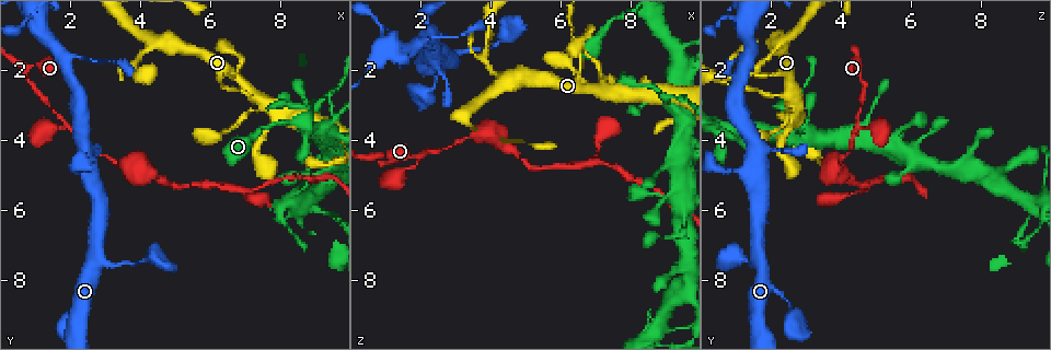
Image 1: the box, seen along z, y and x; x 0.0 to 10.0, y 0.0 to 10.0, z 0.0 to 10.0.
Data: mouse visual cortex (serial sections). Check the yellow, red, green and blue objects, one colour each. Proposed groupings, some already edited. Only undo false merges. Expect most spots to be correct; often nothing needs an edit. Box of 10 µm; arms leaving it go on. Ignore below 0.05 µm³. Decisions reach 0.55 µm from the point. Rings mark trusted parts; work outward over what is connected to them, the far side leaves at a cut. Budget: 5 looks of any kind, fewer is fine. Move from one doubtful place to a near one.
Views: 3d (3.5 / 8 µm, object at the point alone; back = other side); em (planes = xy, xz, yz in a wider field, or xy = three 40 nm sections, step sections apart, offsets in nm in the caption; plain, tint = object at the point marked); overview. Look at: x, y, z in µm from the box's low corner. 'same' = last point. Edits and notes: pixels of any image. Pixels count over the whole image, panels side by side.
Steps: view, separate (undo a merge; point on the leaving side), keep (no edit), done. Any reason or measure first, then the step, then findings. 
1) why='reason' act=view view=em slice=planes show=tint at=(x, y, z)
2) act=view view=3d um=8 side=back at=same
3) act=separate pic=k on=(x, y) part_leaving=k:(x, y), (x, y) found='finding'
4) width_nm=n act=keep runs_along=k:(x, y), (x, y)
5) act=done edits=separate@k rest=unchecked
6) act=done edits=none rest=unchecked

why='looks like a crossing' act=view view=3d um=8 at=(7.25, 2.60, 2.55)

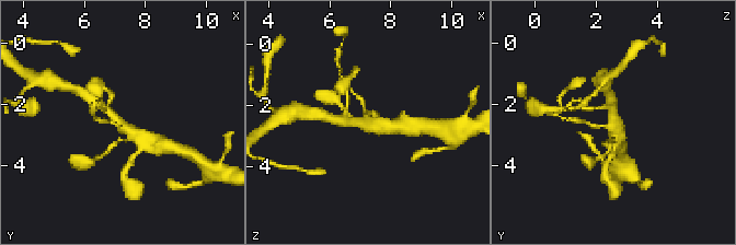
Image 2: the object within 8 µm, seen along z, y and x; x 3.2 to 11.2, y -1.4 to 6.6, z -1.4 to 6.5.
why='closer look' act=view view=3d um=3.5 at=same

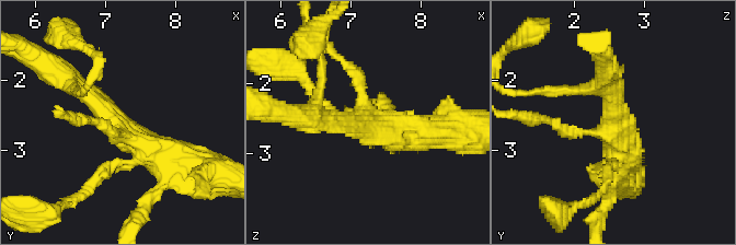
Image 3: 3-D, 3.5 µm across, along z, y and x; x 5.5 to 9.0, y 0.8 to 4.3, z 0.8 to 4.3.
why='need the tissue' act=view view=em slice=xy step=1 show=tint at=(7.20, 2.70, 2.60)

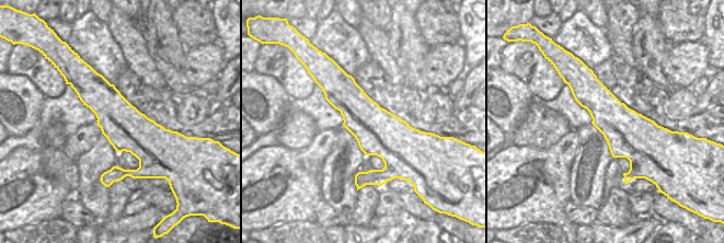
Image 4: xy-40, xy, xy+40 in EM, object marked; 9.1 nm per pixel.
width_nm=420 act=keep runs_along=3:(67, 77), (150, 153), (181, 163) found='one cell here'

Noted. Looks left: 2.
act=view view=3d um=3.5 side=back at=(1.85, 1.75, 1.25)

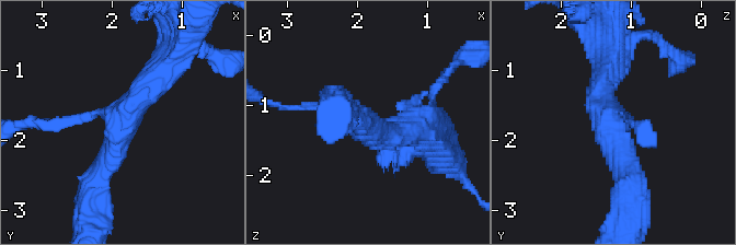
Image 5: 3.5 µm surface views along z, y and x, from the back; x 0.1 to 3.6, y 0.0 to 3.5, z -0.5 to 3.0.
act=view view=em slice=xy step=1 show=tint at=(1.90, 1.70, 1.30)

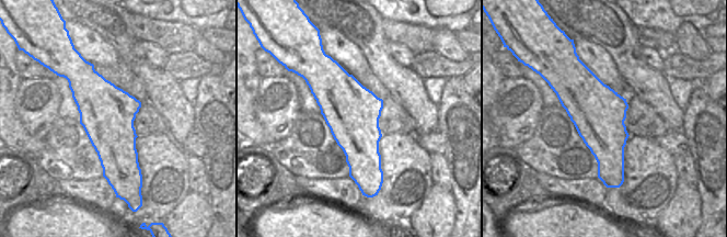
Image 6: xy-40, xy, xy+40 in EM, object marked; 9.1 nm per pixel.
act=keep runs_along=5:(92, 183), (119, 119), (170, 65) found='continuous, no second cell'

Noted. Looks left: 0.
act=done edits=none rest=unchecked

